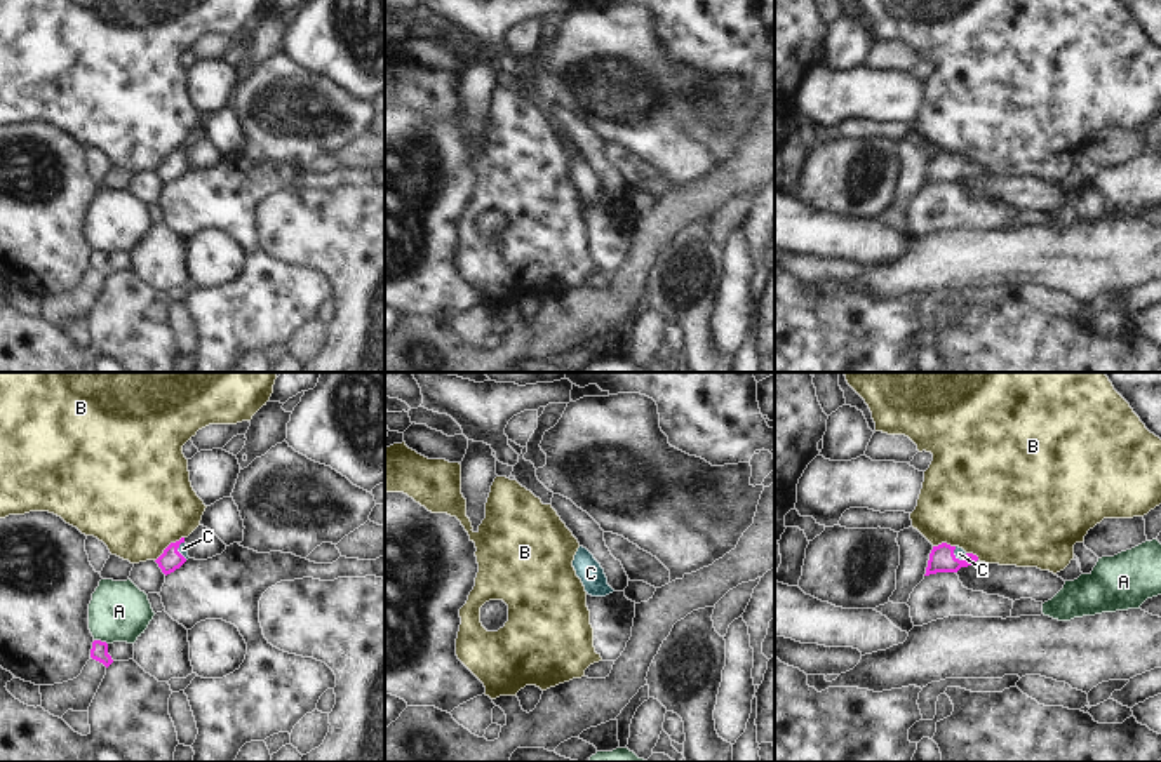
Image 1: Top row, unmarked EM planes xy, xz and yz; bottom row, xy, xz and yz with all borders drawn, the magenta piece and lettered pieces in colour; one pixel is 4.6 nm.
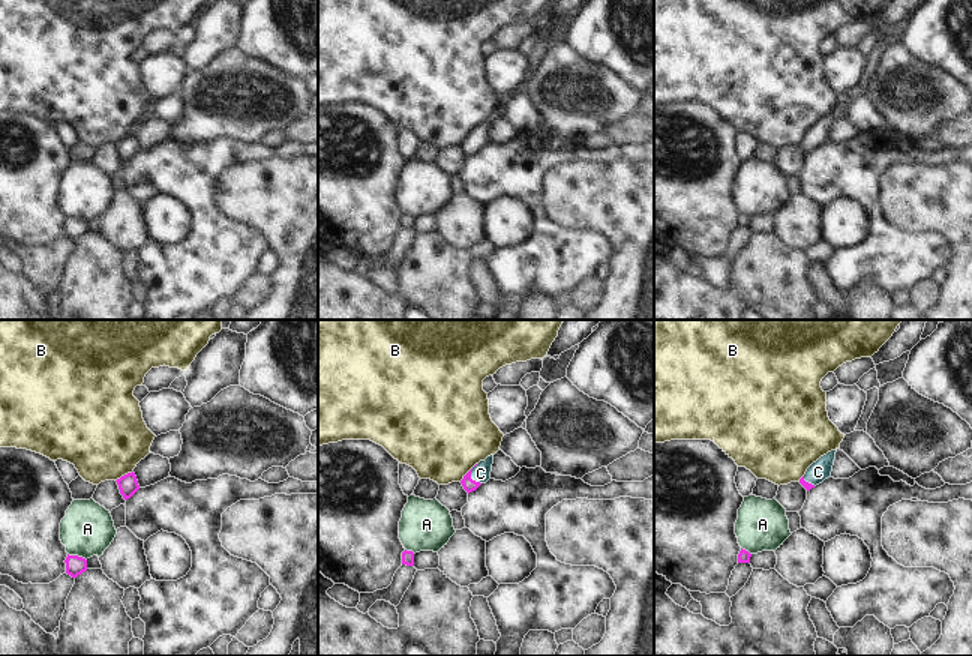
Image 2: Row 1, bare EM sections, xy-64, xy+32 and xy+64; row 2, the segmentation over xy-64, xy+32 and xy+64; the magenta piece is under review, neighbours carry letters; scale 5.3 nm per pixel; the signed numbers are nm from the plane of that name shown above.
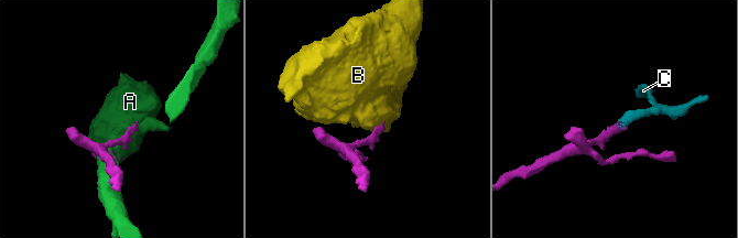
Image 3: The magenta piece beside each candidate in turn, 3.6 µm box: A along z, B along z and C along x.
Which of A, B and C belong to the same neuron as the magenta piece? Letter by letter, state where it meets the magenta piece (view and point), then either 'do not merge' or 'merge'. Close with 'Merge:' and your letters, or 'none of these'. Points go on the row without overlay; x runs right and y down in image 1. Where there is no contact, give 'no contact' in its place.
A: meets magenta in xy at (100, 251); do not merge
B: meets magenta in xy at (167, 157); do not merge
C: meets magenta in yz at (954, 166); merge
Merge: C

